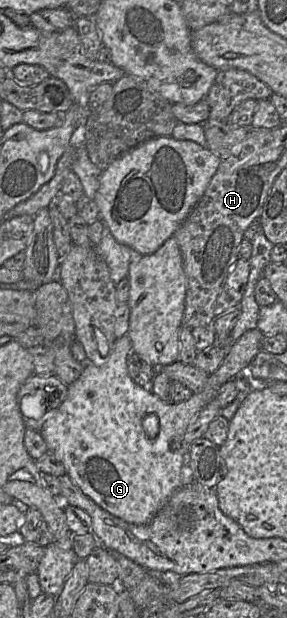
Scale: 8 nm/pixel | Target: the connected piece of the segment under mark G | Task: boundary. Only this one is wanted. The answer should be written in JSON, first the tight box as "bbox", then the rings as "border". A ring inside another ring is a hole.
{"bbox":[40,328,262,523],"border":[[[254,328],[232,342],[220,367],[209,375],[204,389],[181,403],[166,403],[150,389],[143,388],[132,380],[127,370],[127,357],[132,349],[130,337],[125,334],[117,338],[109,356],[105,357],[107,362],[102,366],[88,362],[80,377],[68,385],[66,399],[56,409],[45,414],[45,422],[40,433],[48,450],[64,464],[67,475],[77,487],[102,509],[127,523],[149,523],[178,488],[194,481],[187,465],[187,455],[173,451],[171,443],[173,440],[182,440],[191,421],[216,397],[223,384],[246,373],[252,360],[261,350],[262,338],[261,331]],[[150,413],[155,413],[159,418],[159,433],[155,439],[149,439],[142,428],[143,418]]]}

